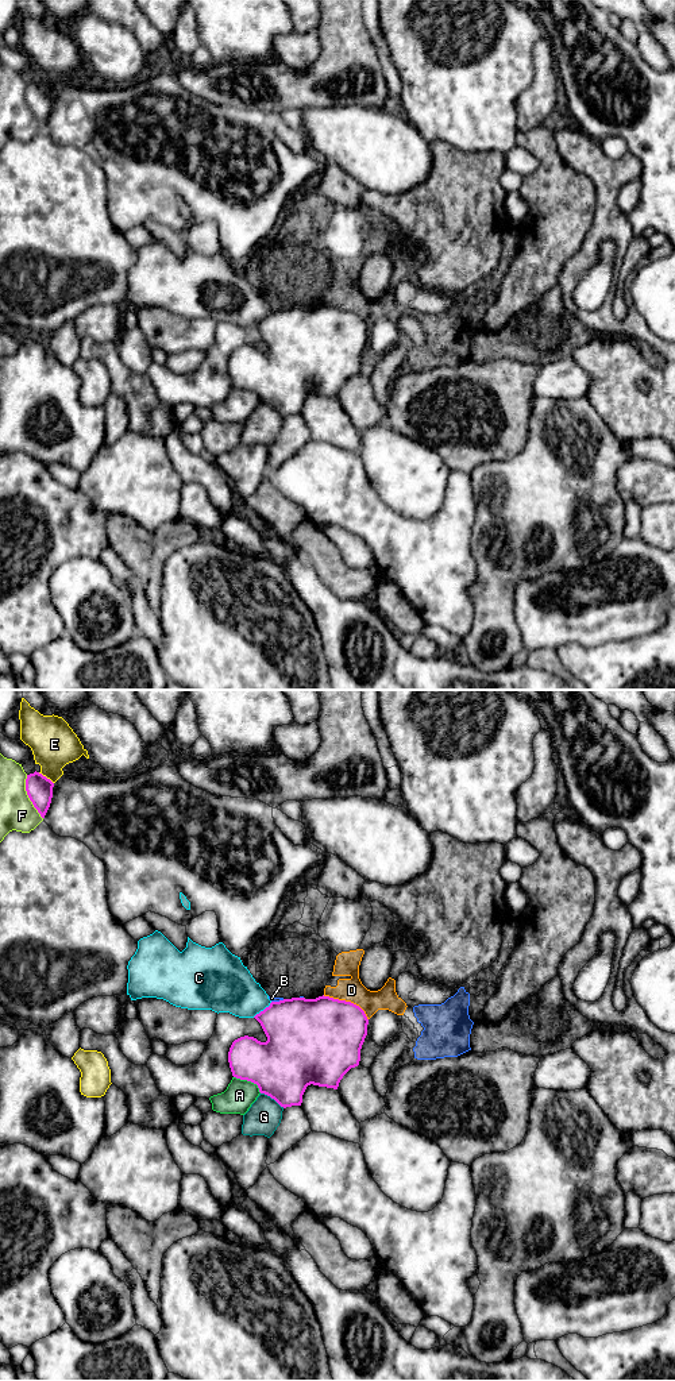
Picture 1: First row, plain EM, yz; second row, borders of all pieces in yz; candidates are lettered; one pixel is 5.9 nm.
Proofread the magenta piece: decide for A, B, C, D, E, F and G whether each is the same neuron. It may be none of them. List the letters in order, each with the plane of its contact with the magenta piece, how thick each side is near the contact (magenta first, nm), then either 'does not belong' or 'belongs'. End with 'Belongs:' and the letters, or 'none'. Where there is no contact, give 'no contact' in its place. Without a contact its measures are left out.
A: meets magenta in yz; 360 nm thick on the magenta side, 180 nm on the other; does not belong
B: meets magenta in yz; 440 nm thick on the magenta side, 30 nm on the other; does not belong
C: meets magenta in yz; 400 nm thick on the magenta side, 300 nm on the other; does not belong
D: meets magenta in yz; 460 nm thick on the magenta side, 140 nm on the other; does not belong
E: meets magenta in yz; 160 nm thick on the magenta side, 280 nm on the other; does not belong
F: meets magenta in yz; 160 nm thick on the magenta side, 200 nm on the other; does not belong
G: meets magenta in yz; 360 nm thick on the magenta side, 200 nm on the other; does not belong
Belongs: none

